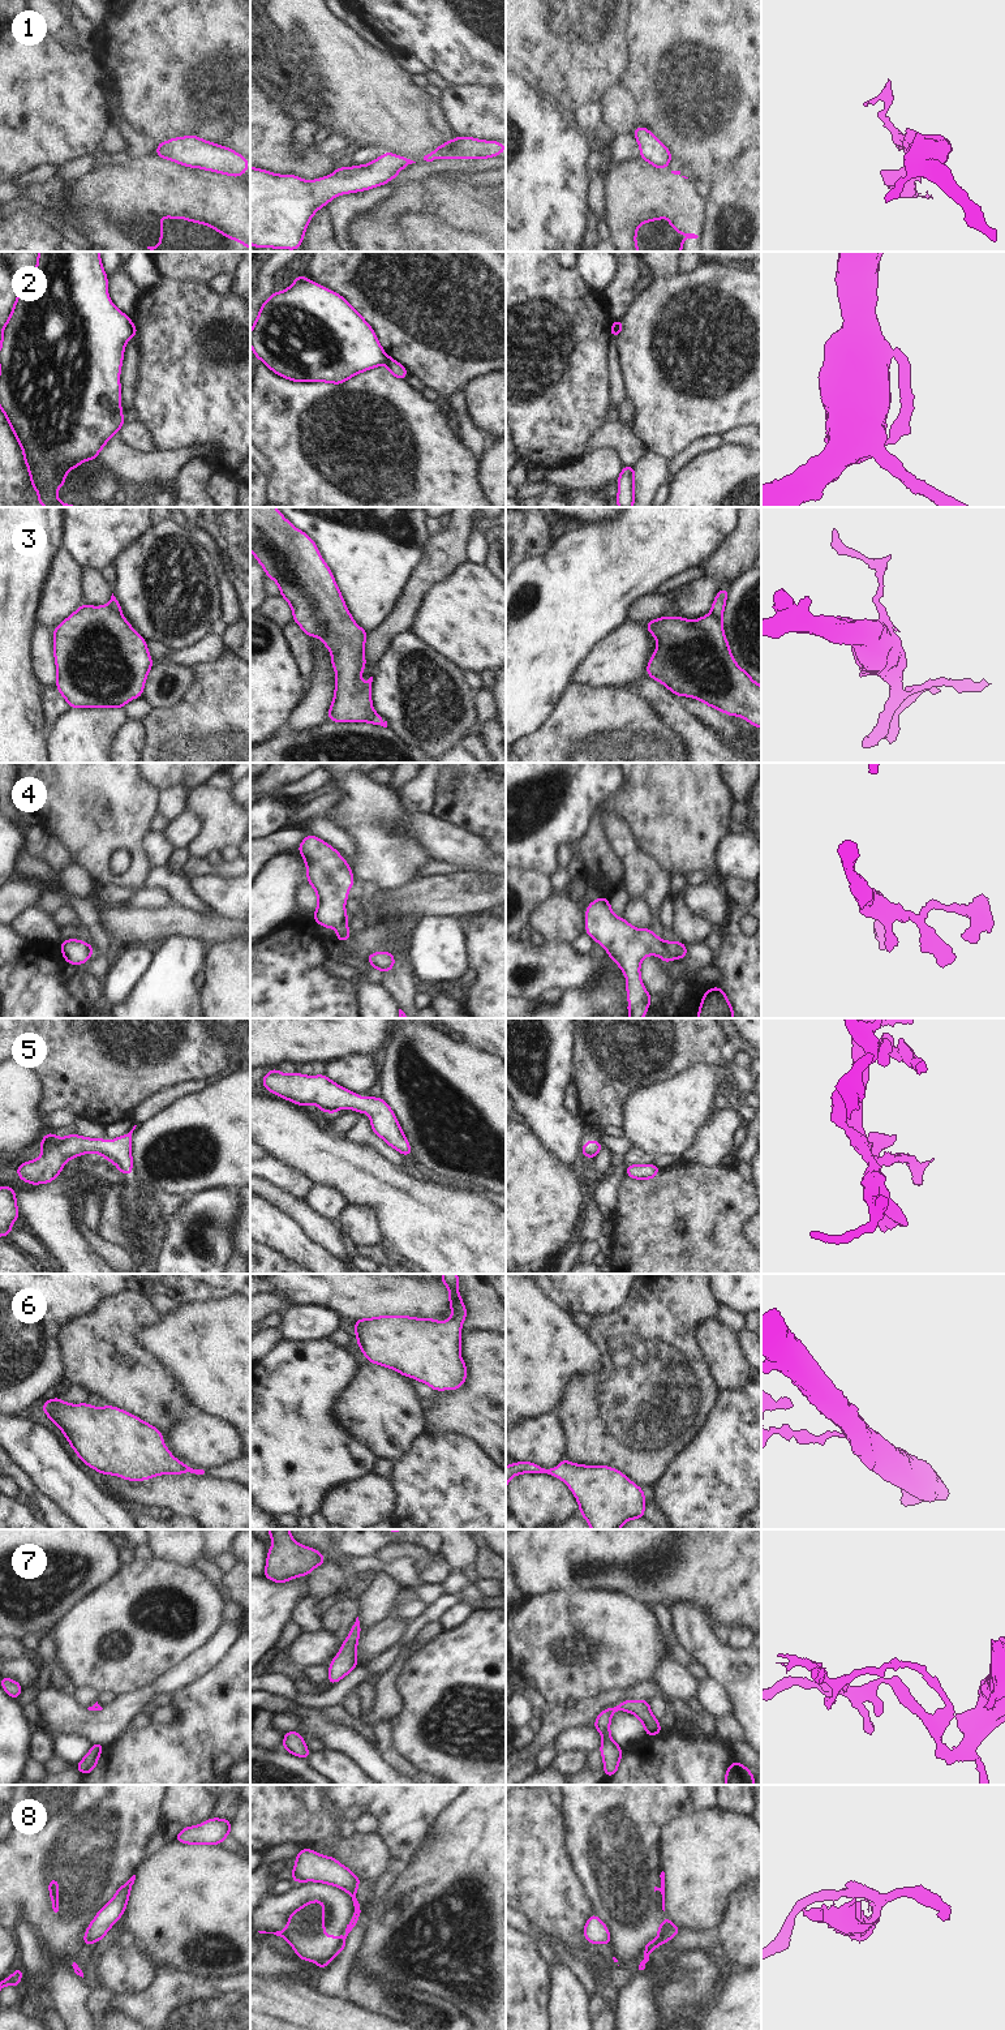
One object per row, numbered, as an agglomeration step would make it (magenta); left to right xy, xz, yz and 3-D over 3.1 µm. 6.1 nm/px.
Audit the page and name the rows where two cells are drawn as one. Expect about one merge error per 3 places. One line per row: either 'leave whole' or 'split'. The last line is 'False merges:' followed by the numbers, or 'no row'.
1: split
2: split
3: split
4: leave whole
5: leave whole
6: leave whole
7: leave whole
8: split
False merges: 1, 2, 3, 8

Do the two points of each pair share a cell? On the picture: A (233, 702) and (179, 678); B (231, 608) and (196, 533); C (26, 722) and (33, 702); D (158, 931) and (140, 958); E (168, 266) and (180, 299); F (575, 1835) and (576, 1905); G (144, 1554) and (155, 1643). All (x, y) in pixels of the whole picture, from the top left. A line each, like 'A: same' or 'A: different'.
A: different
B: same
C: same
D: different
E: different
F: different
G: different

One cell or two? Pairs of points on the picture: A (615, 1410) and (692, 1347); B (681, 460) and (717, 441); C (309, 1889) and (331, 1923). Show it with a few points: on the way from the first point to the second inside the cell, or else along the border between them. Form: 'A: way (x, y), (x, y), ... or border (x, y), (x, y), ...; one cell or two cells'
A: way (635, 1402), (673, 1367); one cell
B: way (690, 453), (708, 443); one cell
C: way (309, 1897), (309, 1901), (323, 1915); one cell

